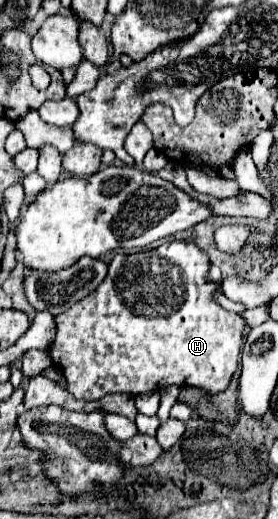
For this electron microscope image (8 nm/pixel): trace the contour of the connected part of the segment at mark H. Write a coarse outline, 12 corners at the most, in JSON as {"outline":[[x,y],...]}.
{"outline":[[119,253],[55,317],[75,399],[219,395],[247,321],[209,257]]}

